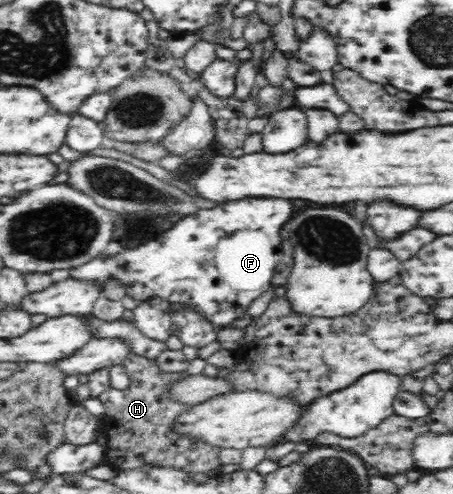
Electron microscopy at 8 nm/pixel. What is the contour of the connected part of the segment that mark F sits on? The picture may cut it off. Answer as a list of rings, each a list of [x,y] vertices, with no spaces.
[[[246,198],[230,204],[226,202],[214,210],[198,212],[196,218],[176,222],[160,239],[116,254],[100,253],[86,264],[70,267],[70,278],[94,284],[98,290],[104,290],[108,282],[115,282],[132,300],[141,302],[160,297],[171,303],[186,303],[218,328],[234,326],[234,322],[246,315],[250,306],[271,287],[275,268],[284,258],[280,232],[294,212],[296,206],[288,198]]]

